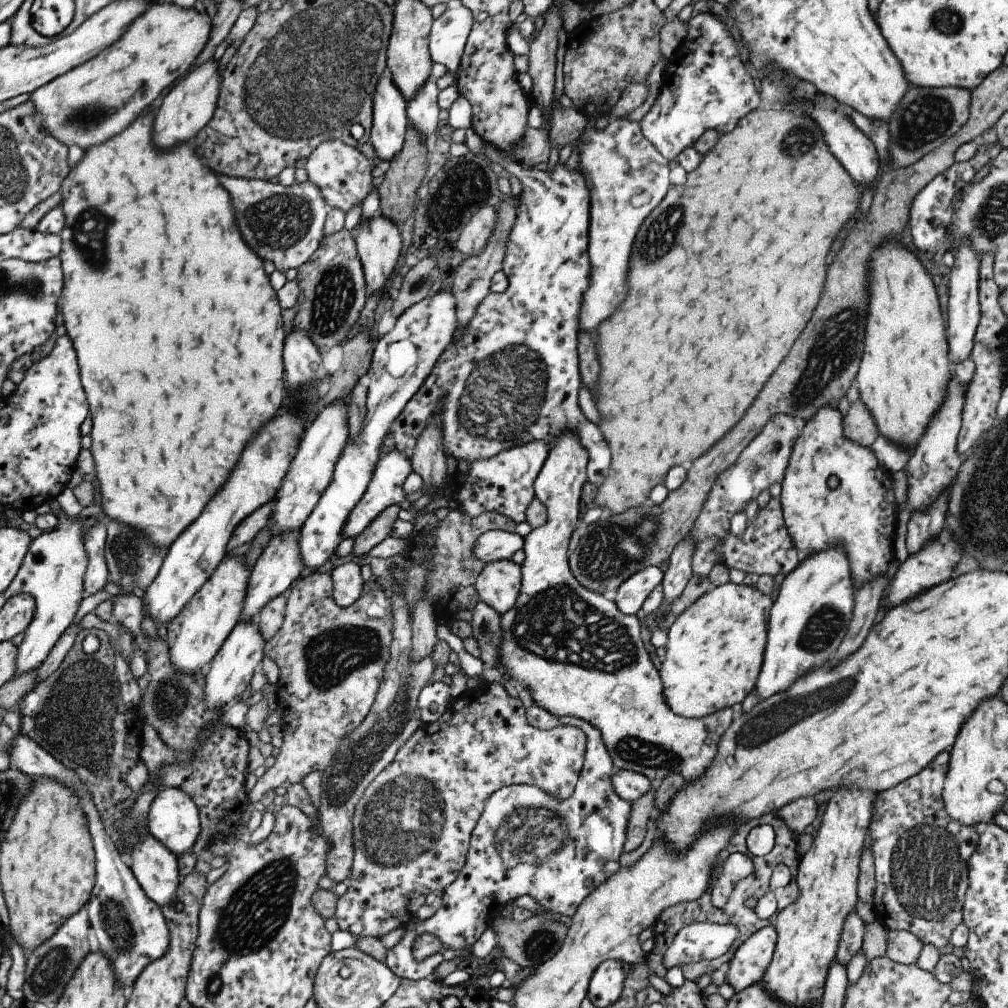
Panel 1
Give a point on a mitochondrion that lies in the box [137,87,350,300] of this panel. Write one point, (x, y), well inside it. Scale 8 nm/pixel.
(275, 222)

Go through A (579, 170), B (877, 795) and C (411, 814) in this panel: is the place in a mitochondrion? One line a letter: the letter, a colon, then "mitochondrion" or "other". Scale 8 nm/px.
A: other
B: other
C: mitochondrion

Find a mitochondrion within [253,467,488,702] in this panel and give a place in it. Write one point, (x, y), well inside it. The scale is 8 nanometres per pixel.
(331, 657)

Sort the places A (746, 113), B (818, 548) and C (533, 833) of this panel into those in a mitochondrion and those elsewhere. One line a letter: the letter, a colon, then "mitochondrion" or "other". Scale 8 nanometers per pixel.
A: other
B: other
C: mitochondrion

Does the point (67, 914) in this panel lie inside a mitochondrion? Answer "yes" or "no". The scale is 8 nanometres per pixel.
no

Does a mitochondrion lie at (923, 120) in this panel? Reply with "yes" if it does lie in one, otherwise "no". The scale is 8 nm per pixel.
yes

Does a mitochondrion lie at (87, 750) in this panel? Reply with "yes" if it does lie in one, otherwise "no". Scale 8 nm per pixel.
no

